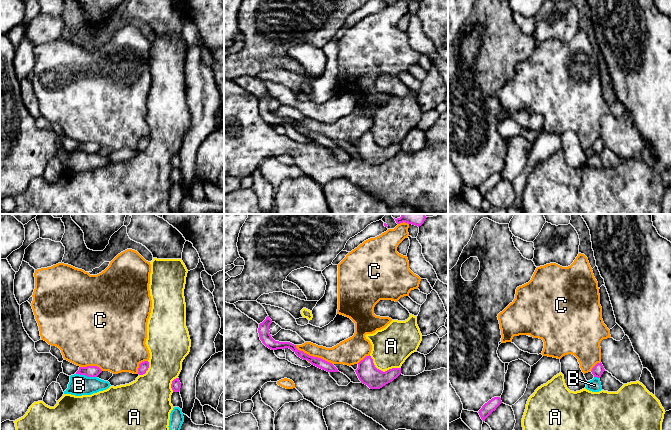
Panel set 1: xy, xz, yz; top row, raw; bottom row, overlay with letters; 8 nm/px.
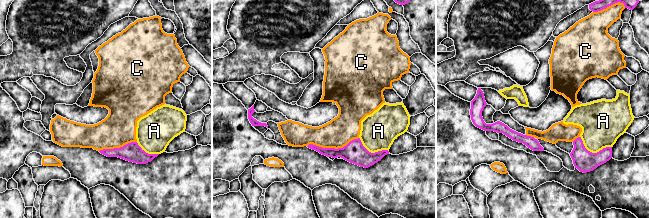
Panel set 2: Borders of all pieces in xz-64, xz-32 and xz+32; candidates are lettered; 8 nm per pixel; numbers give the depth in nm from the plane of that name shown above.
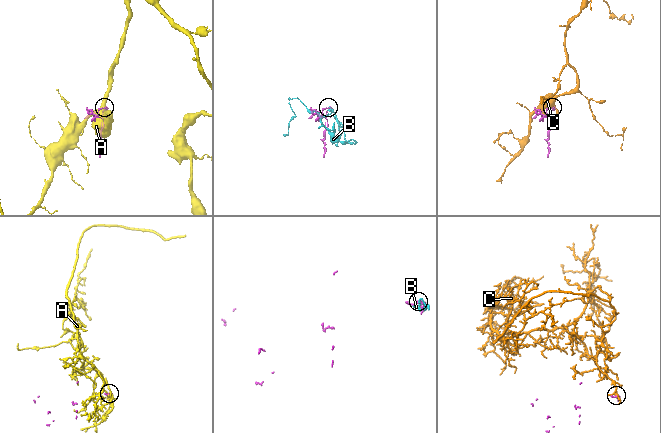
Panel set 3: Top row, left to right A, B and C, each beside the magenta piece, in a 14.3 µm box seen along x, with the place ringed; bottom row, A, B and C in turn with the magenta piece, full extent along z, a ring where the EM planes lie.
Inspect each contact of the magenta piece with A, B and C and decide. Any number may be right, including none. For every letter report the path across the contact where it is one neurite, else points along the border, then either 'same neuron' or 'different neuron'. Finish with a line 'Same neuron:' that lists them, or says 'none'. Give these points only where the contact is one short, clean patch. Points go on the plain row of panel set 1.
A: different neuron
B: different neuron
C: different neuron
Same neuron: none

